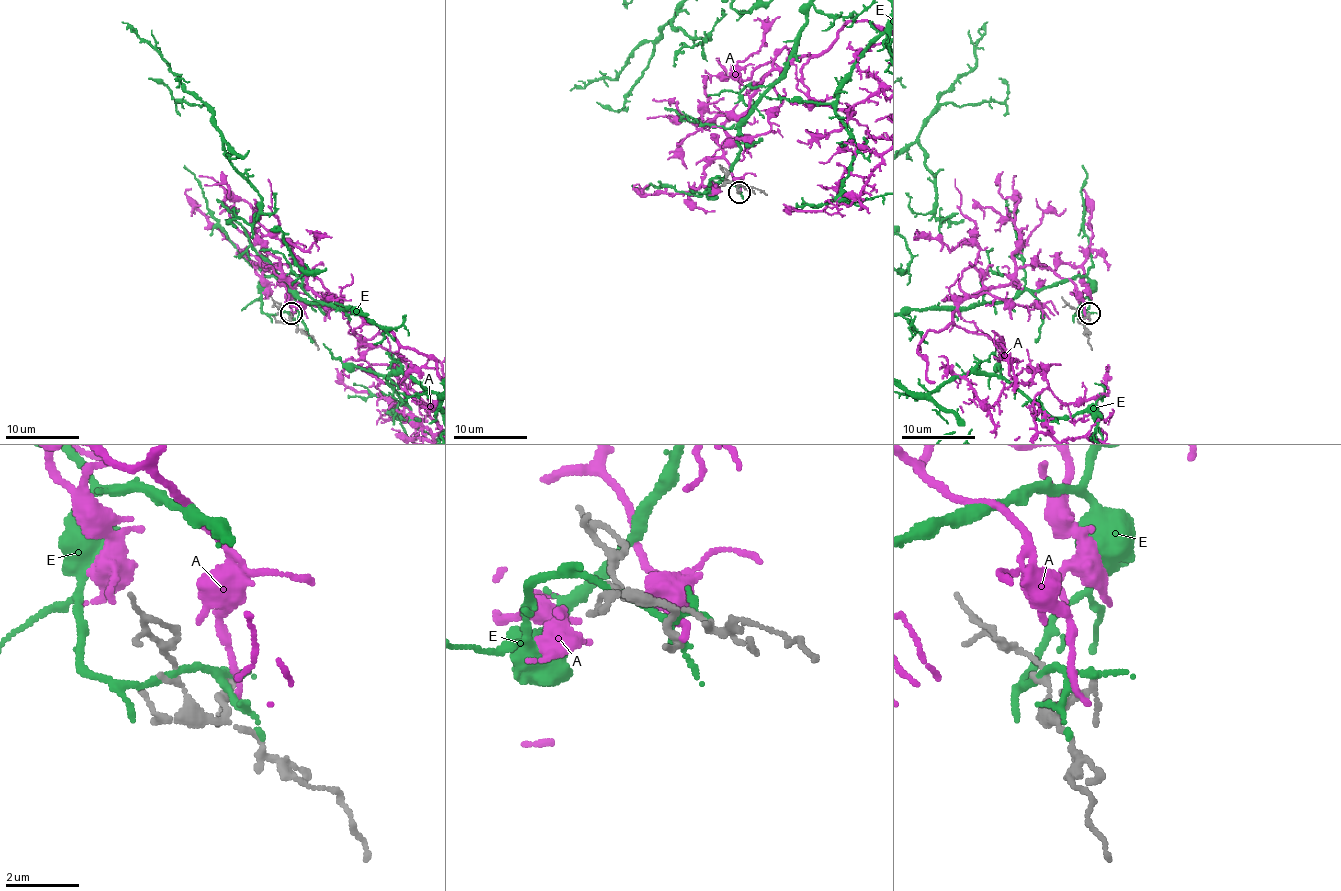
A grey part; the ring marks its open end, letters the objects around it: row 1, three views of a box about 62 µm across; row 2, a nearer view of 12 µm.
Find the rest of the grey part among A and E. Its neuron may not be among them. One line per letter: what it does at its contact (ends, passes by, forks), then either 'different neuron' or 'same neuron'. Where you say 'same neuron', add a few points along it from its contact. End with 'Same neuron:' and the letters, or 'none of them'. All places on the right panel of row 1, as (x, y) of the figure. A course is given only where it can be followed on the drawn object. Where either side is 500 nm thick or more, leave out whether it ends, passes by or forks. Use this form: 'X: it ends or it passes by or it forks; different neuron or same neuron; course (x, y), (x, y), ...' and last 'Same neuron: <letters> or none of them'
A: it ends; different neuron
E: it passes by; different neuron
Same neuron: none of them

